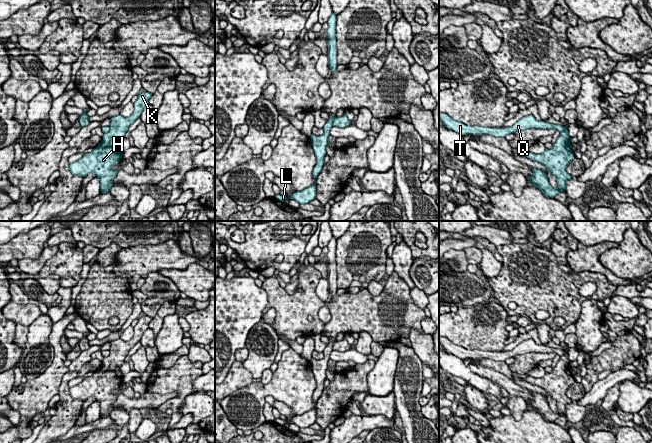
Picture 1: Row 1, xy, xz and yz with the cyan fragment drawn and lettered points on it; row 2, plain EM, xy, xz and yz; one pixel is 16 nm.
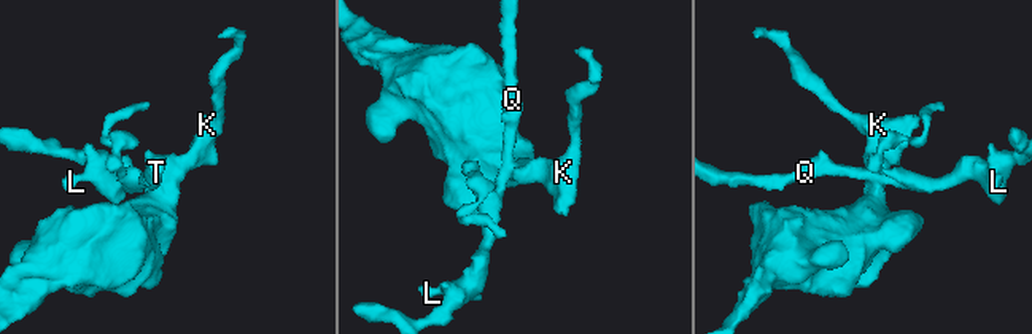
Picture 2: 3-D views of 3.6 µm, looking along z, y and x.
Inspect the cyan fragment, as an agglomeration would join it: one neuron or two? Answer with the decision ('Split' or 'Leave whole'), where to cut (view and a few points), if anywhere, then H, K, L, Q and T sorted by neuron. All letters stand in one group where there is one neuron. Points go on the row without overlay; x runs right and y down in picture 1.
Split. Split along yz (567, 352), (560, 356). Groups: H K / L Q T

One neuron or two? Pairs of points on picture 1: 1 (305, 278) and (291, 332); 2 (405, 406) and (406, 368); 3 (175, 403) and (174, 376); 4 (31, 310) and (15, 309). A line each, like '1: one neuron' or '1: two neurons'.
1: one neuron
2: one neuron
3: one neuron
4: one neuron

